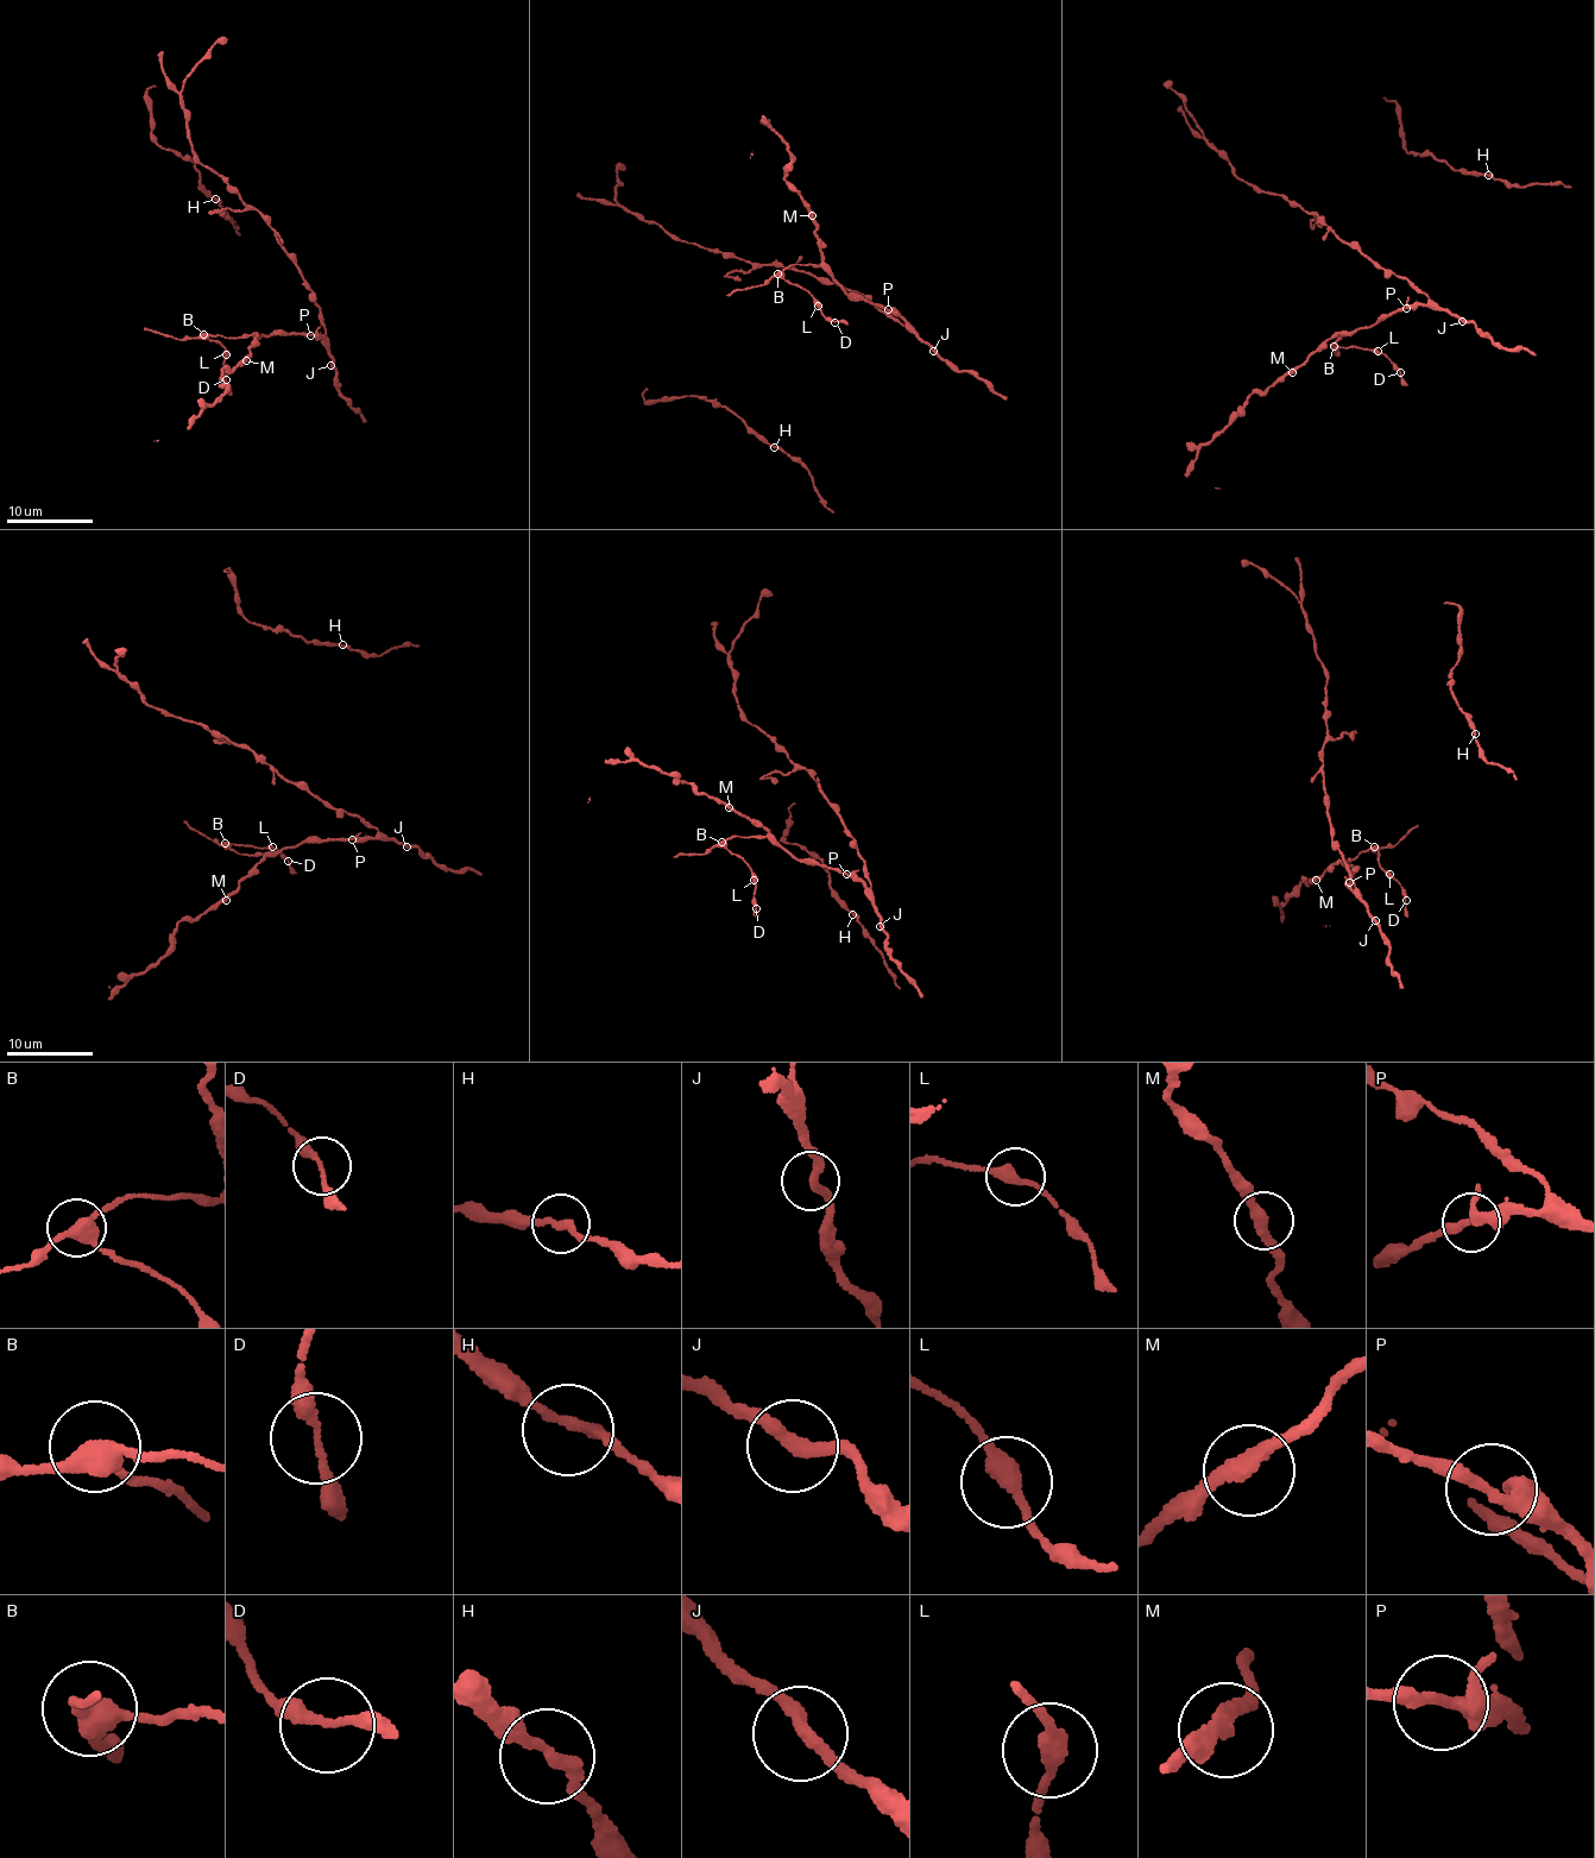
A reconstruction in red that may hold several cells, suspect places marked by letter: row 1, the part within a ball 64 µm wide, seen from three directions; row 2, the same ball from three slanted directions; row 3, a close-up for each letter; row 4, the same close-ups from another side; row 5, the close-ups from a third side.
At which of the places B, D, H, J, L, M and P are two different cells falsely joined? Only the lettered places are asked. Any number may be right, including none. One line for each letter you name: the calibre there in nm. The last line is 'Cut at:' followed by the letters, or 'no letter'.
Cut at: no letter

